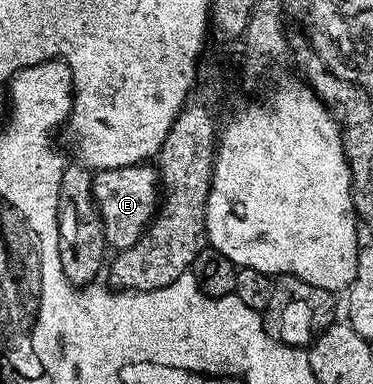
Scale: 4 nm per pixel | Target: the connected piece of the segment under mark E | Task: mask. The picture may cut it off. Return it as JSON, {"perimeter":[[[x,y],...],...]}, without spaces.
{"perimeter":[[[142,162],[132,164],[126,168],[103,168],[93,176],[93,198],[97,204],[97,209],[101,213],[102,222],[105,226],[105,242],[113,243],[108,247],[114,249],[116,244],[127,244],[132,246],[149,227],[153,217],[159,211],[159,181],[157,178],[157,169],[152,163]]]}

